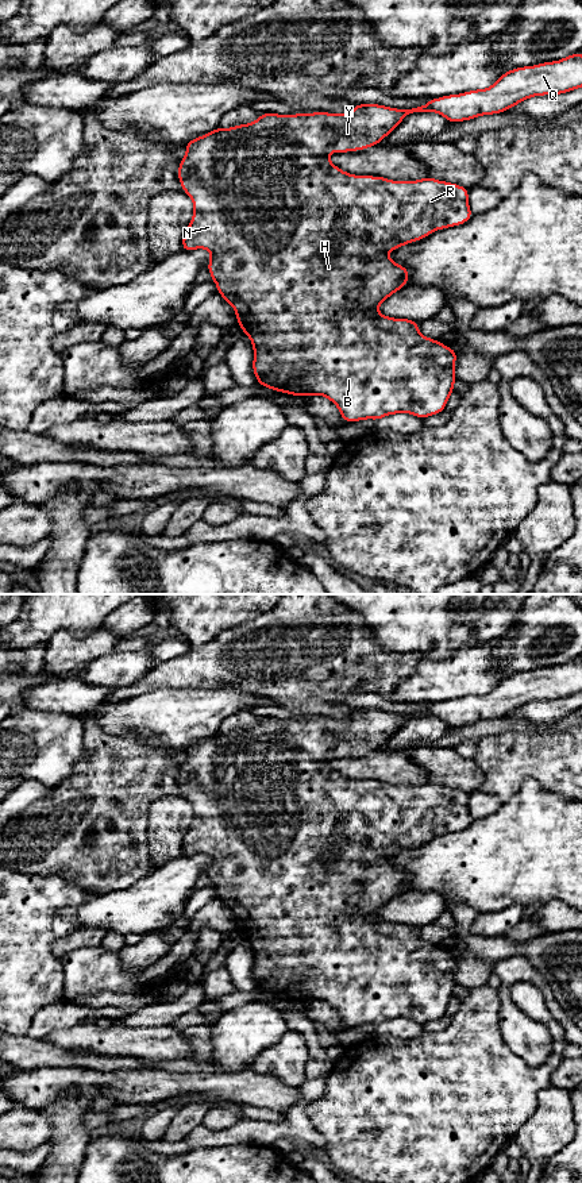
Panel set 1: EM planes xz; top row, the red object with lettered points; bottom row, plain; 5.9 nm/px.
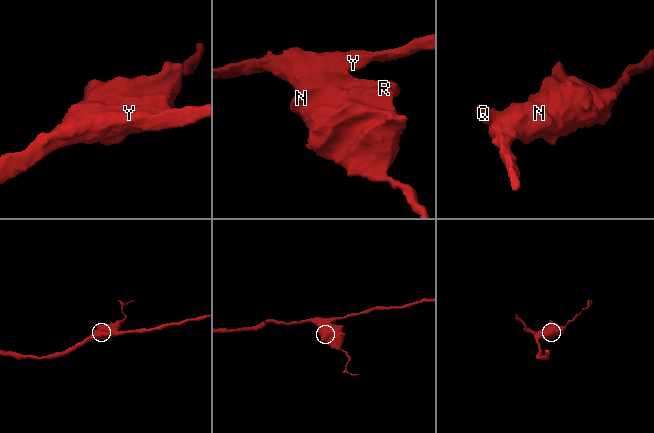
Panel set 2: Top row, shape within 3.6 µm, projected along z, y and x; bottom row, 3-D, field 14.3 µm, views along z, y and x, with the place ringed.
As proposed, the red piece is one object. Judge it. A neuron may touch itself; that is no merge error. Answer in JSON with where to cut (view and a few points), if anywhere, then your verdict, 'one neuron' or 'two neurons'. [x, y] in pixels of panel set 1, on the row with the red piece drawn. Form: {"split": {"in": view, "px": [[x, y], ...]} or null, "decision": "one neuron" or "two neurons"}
{"split": null, "decision": "one neuron"}

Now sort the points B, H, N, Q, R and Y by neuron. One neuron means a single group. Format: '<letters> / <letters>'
B H N Q R Y

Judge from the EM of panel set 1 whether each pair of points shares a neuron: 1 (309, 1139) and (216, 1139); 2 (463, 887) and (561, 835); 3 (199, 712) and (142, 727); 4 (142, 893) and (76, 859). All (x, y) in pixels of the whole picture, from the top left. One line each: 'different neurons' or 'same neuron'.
1: same neuron
2: same neuron
3: same neuron
4: different neurons

